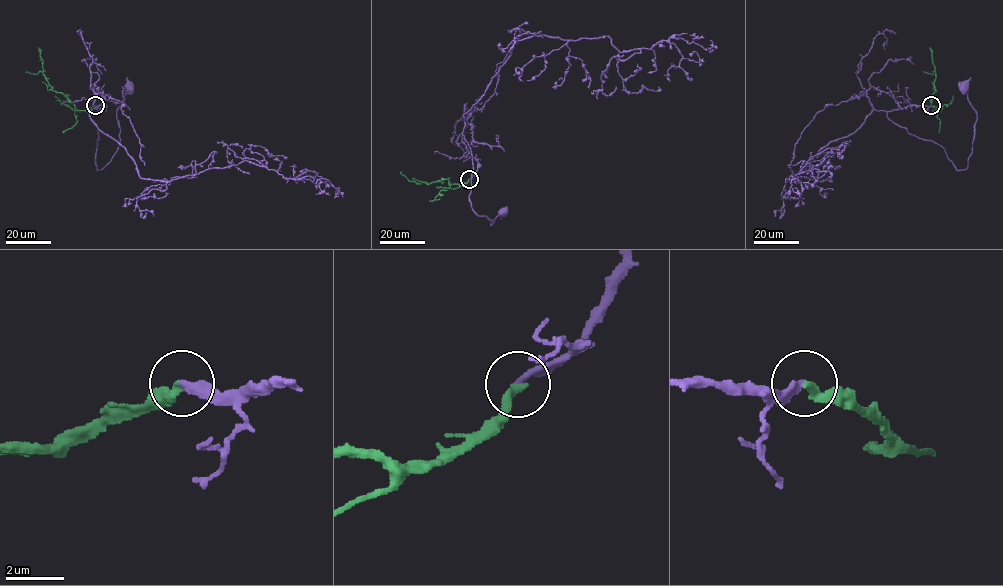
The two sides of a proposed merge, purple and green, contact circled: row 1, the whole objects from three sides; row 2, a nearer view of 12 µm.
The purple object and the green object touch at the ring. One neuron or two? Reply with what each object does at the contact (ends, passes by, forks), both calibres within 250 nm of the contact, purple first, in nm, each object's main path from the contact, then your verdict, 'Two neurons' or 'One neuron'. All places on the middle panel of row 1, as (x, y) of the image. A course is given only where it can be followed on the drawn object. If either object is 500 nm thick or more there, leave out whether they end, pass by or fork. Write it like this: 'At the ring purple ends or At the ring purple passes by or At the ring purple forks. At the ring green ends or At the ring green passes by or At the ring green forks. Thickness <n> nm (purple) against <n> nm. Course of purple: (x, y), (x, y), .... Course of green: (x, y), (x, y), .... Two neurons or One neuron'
At the ring purple ends. At the ring green ends. Thickness 280 nm (purple) against 300 nm. Course of purple: (469, 179), (478, 161), (462, 135), (471, 152), (472, 209), (493, 220), (491, 225), (503, 213). Course of green: (469, 179), (462, 185), (452, 184), (448, 179), (417, 184), (412, 178). One neuron

